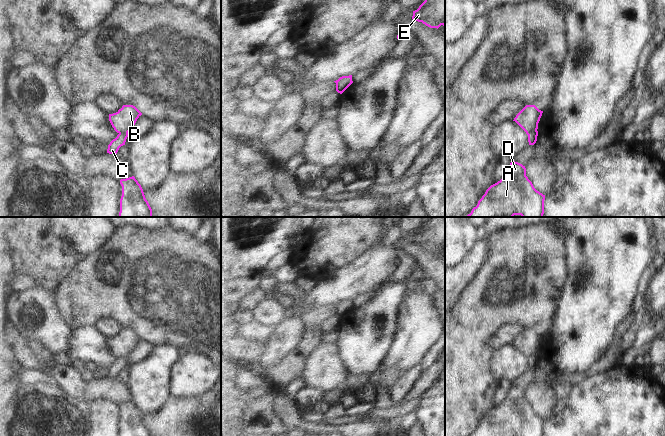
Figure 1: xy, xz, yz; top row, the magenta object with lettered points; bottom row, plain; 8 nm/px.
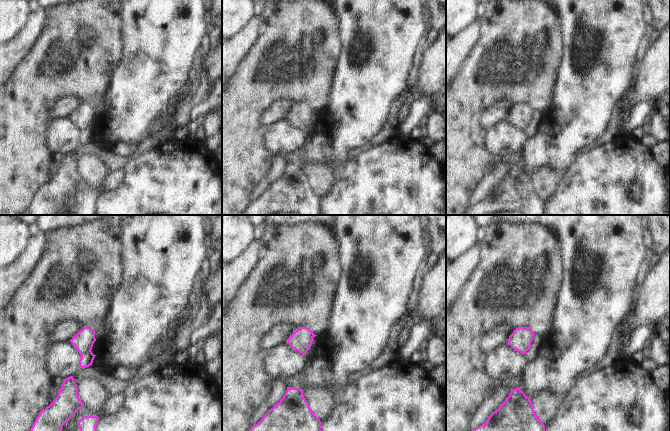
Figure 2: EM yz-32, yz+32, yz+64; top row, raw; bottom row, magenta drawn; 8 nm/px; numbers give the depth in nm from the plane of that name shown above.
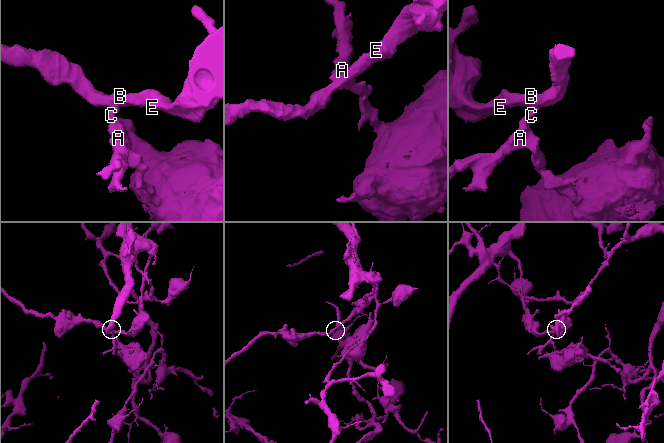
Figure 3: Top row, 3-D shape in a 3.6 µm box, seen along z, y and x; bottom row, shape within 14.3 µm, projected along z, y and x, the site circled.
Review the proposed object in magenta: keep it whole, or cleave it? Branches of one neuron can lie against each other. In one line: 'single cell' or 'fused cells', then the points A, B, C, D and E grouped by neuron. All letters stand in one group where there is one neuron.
fused cells; A C D / B E

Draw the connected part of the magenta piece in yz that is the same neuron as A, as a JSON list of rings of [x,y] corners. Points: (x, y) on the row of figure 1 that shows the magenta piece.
[[[512,161],[504,175],[497,183],[491,185],[466,217],[543,217],[545,195],[537,191],[526,176],[526,168]]]

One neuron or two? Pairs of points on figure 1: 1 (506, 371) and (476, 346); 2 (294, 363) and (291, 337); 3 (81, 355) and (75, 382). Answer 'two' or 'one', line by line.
1: two
2: two
3: two

